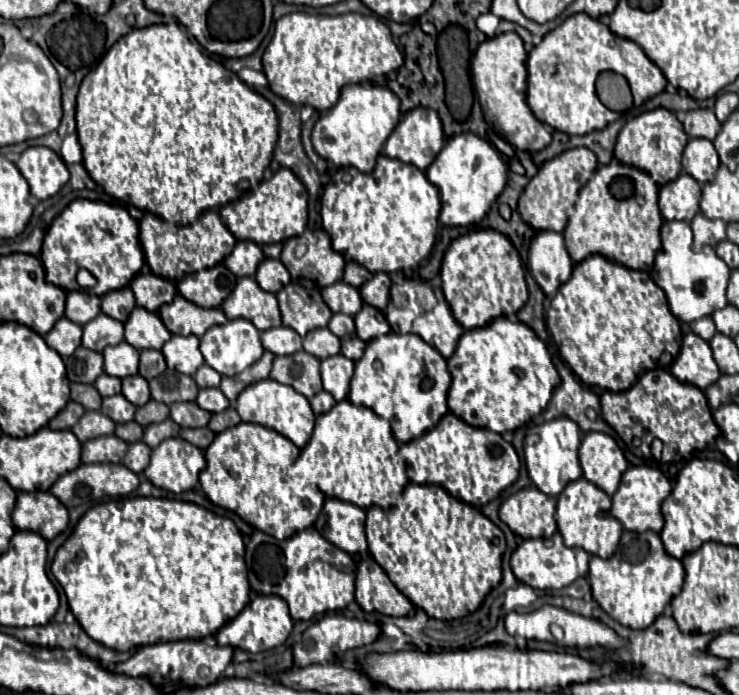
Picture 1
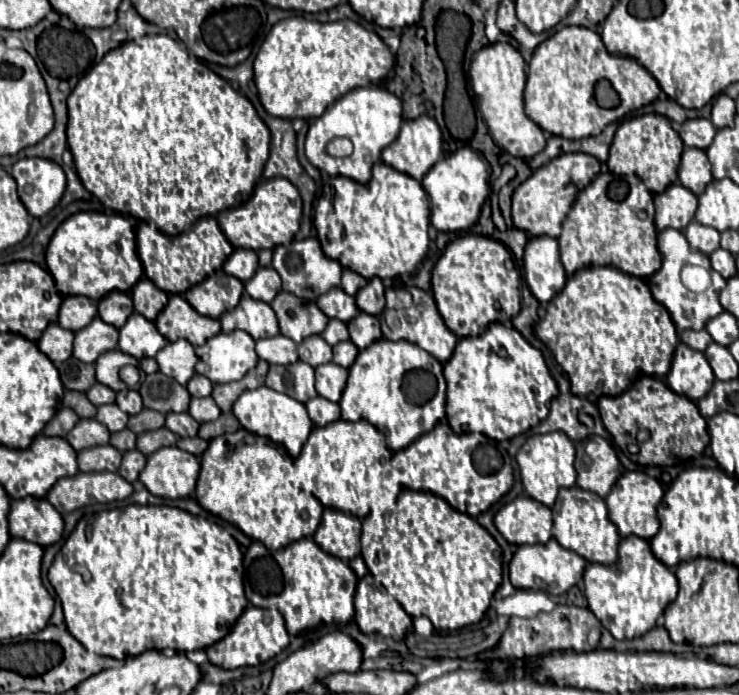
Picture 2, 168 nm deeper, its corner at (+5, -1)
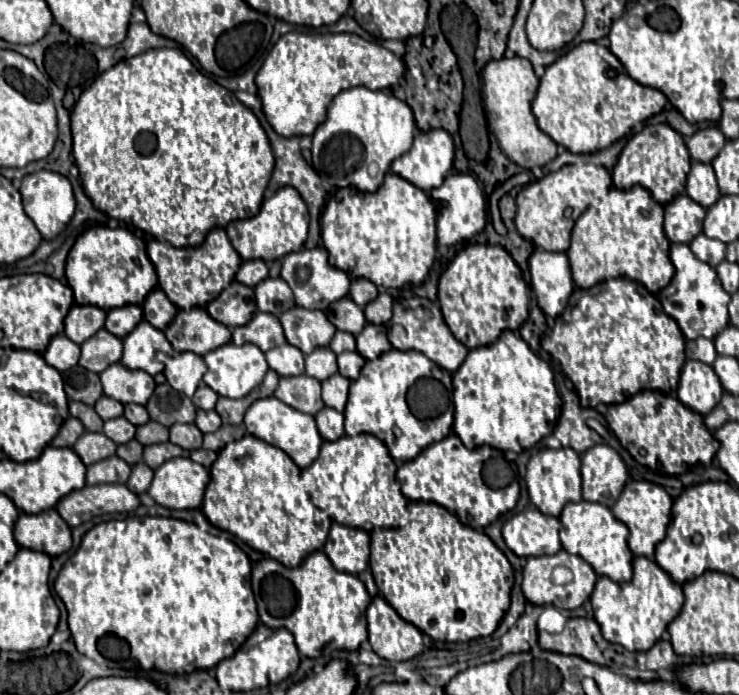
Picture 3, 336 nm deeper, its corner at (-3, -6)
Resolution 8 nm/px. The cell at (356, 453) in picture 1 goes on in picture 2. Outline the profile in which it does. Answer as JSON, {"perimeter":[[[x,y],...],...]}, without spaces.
{"perimeter":[[[339,419],[323,427],[313,427],[301,455],[293,458],[293,465],[299,485],[313,493],[325,507],[363,519],[375,507],[389,509],[397,499],[399,485],[395,485],[389,477],[389,459],[391,451],[385,437],[369,421]]]}

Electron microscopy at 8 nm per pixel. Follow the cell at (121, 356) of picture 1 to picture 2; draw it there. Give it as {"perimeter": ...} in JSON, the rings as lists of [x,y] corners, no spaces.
{"perimeter":[[[119,349],[107,351],[103,353],[97,361],[95,361],[95,369],[97,369],[97,381],[111,387],[113,391],[121,391],[127,389],[127,385],[119,379],[119,369],[125,365],[135,365],[139,367],[139,361],[133,355],[127,355]]]}

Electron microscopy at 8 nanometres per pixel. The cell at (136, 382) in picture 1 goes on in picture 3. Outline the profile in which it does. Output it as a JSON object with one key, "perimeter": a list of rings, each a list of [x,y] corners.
{"perimeter":[[[127,404],[123,416],[125,416],[131,424],[135,424],[135,426],[141,426],[141,424],[149,422],[149,414],[147,414],[147,410],[145,410],[143,406],[139,406],[139,404]]]}

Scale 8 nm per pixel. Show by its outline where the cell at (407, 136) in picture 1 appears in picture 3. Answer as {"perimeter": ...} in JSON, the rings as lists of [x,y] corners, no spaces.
{"perimeter":[[[445,130],[421,132],[411,150],[391,164],[391,172],[429,192],[443,184],[453,170],[455,146]]]}

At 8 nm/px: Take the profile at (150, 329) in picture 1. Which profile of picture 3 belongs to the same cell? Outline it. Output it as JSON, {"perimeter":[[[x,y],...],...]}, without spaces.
{"perimeter":[[[137,324],[137,328],[123,338],[123,358],[121,364],[129,370],[145,370],[155,376],[163,372],[161,354],[173,356],[175,350],[163,332],[157,332],[151,324]]]}

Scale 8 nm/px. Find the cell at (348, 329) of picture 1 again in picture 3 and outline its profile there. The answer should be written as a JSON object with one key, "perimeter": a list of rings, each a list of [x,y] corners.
{"perimeter":[[[335,332],[329,348],[335,352],[335,354],[341,354],[345,350],[355,350],[355,336],[349,334],[349,332]]]}

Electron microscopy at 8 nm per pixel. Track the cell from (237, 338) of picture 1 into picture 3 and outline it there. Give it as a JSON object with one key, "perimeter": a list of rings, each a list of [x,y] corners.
{"perimeter":[[[229,342],[229,344],[223,344],[223,346],[219,346],[217,350],[205,354],[203,360],[205,360],[205,364],[207,364],[207,372],[205,372],[205,376],[203,376],[203,382],[205,382],[209,388],[213,388],[219,396],[233,398],[233,400],[235,400],[235,398],[243,398],[243,396],[247,396],[253,388],[257,388],[257,386],[263,382],[263,378],[265,378],[265,374],[267,374],[267,370],[269,370],[269,366],[267,366],[267,362],[265,362],[265,354],[263,354],[255,344],[235,346],[233,342]]]}

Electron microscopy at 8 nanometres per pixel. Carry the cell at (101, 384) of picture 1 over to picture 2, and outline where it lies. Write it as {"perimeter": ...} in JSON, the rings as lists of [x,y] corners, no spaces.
{"perimeter":[[[95,383],[89,391],[87,391],[87,397],[93,405],[105,405],[105,403],[113,403],[115,401],[115,391],[103,383]]]}

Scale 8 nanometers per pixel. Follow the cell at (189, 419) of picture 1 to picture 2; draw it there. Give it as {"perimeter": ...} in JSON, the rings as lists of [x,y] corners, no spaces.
{"perimeter":[[[167,413],[165,427],[179,437],[195,437],[199,431],[199,423],[189,413]]]}

